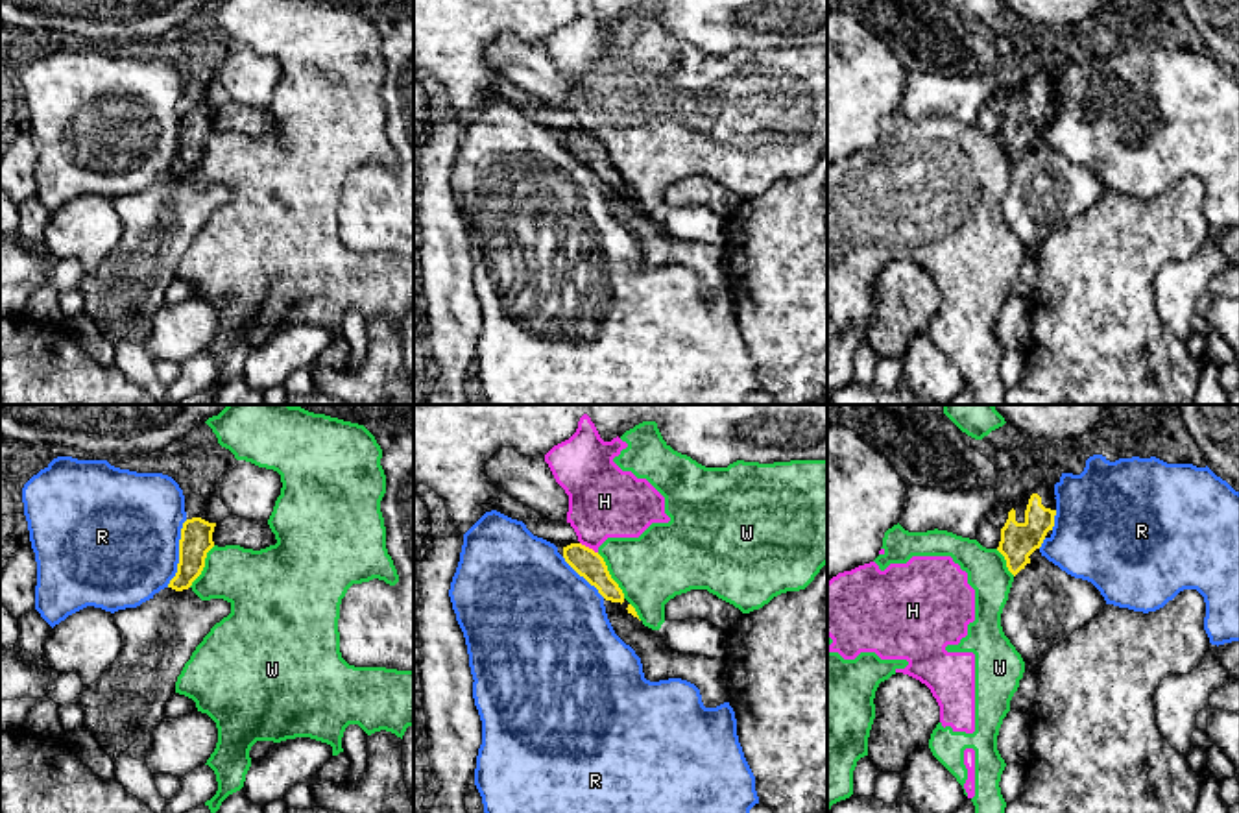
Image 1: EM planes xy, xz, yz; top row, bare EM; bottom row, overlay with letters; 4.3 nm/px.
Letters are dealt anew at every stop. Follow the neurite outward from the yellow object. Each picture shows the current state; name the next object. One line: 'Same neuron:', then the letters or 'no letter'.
Same neuron: no letter

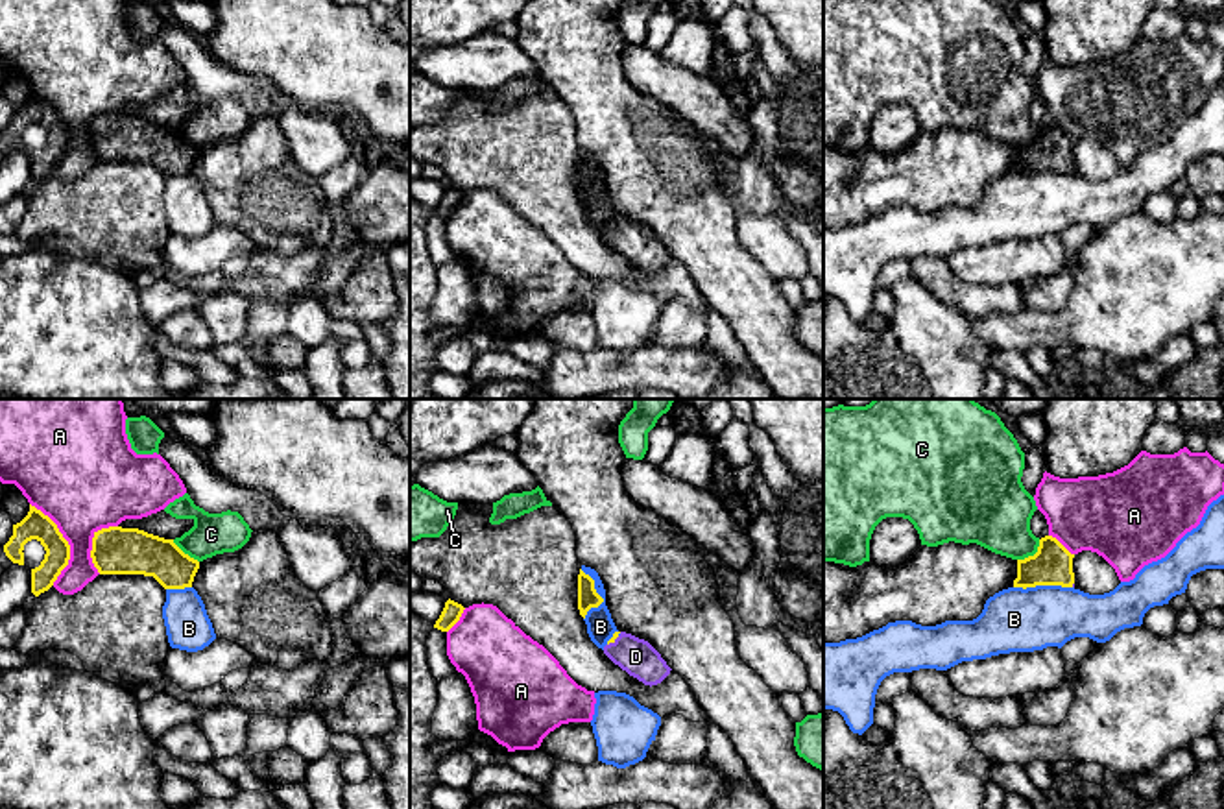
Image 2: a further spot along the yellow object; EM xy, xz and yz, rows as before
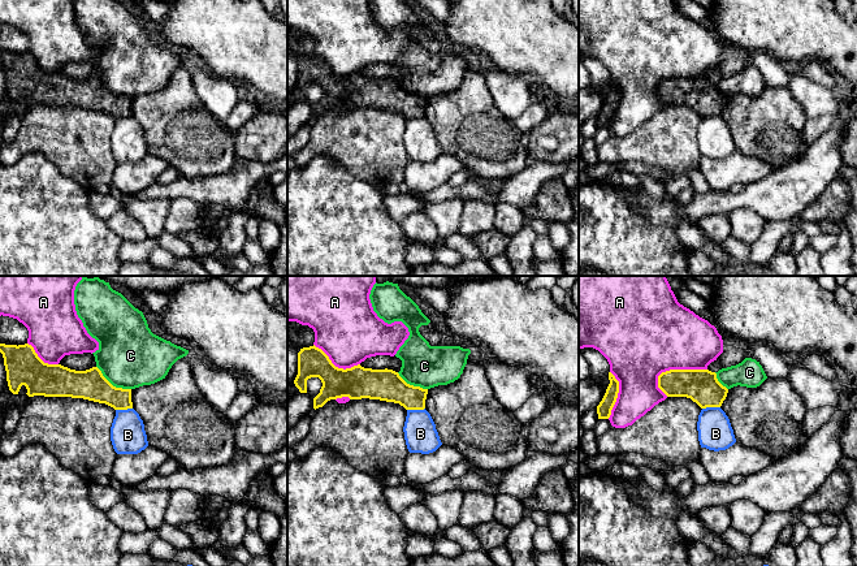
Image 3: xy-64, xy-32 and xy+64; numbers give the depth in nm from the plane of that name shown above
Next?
Same neuron: D

